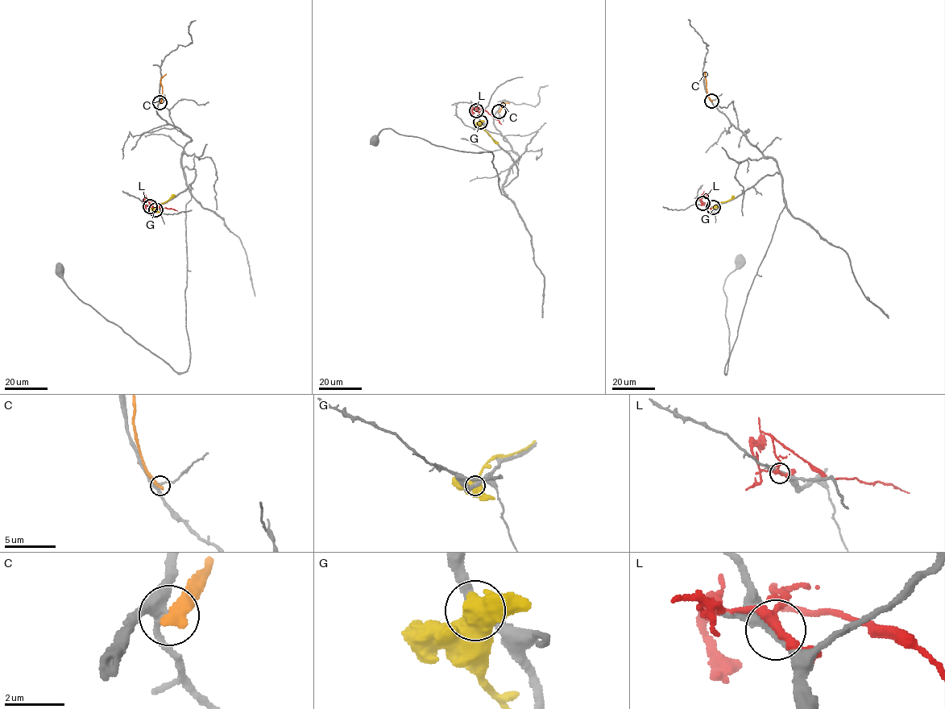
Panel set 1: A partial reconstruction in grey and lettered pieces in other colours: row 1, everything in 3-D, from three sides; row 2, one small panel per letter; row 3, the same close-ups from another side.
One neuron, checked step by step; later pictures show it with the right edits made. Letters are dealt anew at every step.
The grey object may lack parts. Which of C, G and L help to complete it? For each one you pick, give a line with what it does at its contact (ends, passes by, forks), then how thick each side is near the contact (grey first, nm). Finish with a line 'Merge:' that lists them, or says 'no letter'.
Merge: no letter

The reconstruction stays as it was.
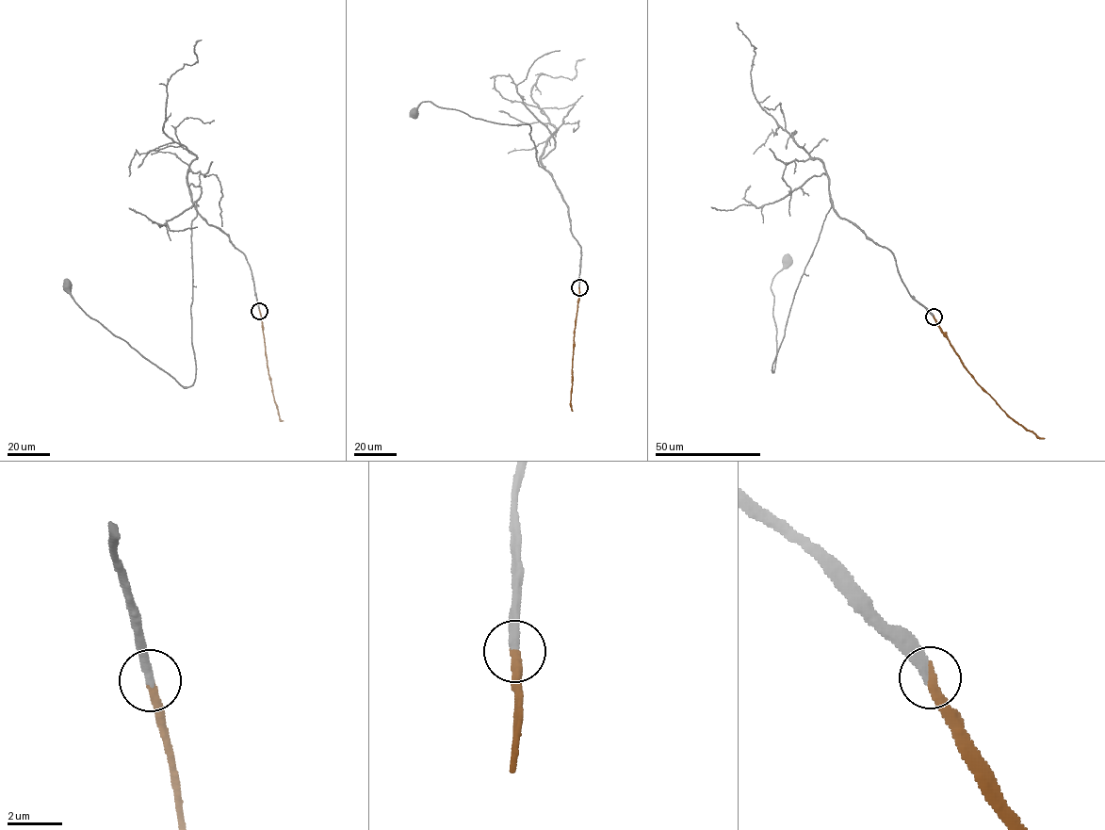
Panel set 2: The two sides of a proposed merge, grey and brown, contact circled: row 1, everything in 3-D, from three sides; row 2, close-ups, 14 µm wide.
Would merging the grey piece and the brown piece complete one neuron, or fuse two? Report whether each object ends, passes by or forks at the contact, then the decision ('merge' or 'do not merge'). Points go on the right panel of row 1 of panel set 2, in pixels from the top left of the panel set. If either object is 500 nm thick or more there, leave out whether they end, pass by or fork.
grey ends; brown ends; merge

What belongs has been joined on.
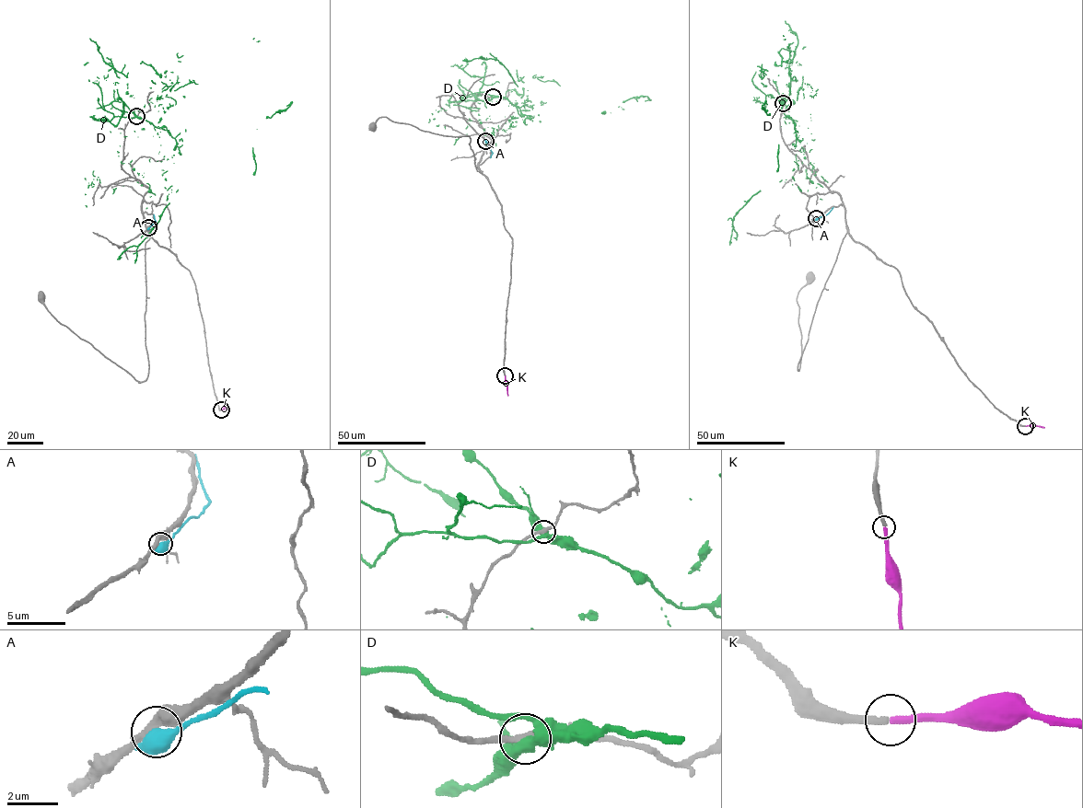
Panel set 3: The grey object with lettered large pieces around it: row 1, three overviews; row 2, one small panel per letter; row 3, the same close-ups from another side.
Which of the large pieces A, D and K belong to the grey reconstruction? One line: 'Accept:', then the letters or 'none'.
Accept: K

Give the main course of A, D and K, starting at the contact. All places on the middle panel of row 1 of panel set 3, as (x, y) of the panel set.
A: (485, 141), (492, 152), (490, 157)
D: (493, 97), (533, 108), (522, 105), (531, 106), (518, 81), (532, 76), (645, 100)
K: (505, 375), (507, 396)

